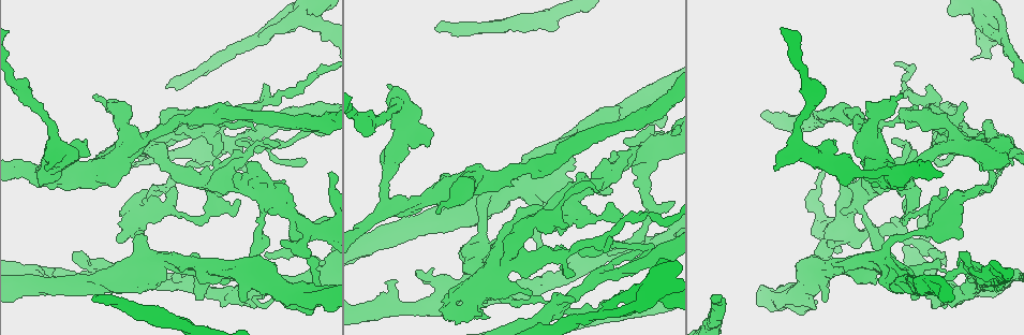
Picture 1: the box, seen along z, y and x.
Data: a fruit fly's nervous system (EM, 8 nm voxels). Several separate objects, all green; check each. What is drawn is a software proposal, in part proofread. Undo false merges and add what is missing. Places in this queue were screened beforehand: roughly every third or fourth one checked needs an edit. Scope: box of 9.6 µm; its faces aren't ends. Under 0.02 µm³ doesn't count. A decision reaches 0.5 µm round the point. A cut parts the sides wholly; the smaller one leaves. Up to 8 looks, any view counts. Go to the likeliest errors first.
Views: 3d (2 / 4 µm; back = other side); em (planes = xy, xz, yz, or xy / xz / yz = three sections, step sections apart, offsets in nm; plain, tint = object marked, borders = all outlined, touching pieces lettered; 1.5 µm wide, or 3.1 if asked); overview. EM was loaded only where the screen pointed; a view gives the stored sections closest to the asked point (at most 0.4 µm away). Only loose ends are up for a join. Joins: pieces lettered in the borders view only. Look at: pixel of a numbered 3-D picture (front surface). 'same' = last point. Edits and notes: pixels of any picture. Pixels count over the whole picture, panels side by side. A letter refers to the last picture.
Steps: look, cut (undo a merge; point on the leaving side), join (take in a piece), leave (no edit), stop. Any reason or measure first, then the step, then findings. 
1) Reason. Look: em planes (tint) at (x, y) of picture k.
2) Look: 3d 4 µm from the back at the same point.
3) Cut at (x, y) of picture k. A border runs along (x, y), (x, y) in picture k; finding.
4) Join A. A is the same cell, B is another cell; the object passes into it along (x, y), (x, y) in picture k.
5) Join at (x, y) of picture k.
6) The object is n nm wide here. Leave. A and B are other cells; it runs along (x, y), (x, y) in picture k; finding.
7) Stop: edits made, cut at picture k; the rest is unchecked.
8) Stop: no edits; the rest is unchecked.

An open end. Look: 3d 4 µm at (774, 166) of picture 1.

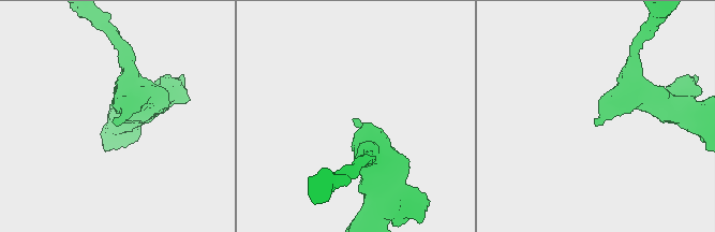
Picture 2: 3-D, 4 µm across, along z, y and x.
Shape alone is not enough. Look: em xy step 4 (borders) at (354, 120) of picture 2.

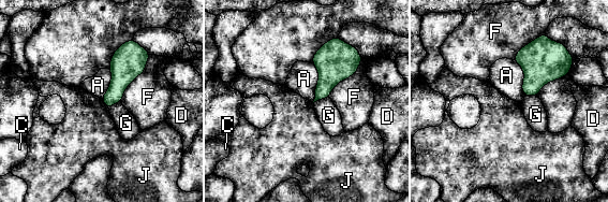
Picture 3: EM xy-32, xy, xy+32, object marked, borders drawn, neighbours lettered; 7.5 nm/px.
Another direction. Look: em planes (borders) at the same point.

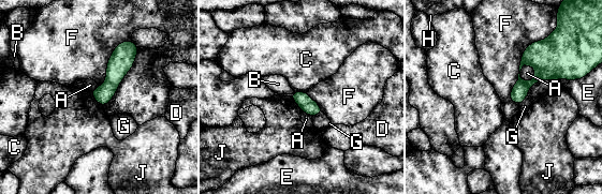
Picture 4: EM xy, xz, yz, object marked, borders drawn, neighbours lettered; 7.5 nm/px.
Leave. A, B, C, D, E, F, G, H and J are other cells; a border runs along (90, 91), (92, 96), (102, 106) in picture 4; none of them fits.

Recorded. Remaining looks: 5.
An open end. Look: 3d 4 µm at (438, 214) of picture 1.

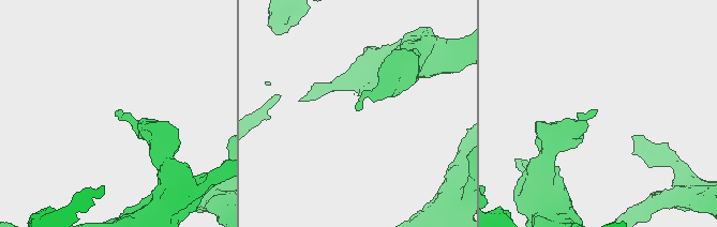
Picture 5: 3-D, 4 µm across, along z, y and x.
Look: em xy step 8 (plain) at (116, 113) of picture 5.

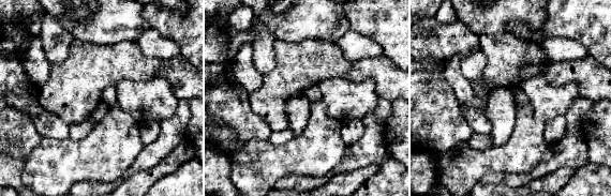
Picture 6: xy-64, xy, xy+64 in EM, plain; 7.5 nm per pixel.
See the neighbours. Look: em xy step 8 (borders) at the same point.

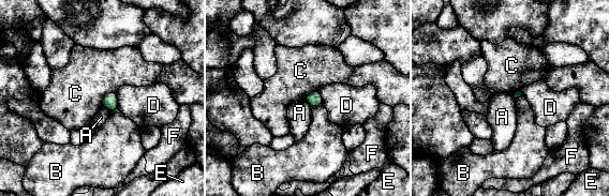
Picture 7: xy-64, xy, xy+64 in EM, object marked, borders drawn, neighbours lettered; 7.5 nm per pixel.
The longest contact is with C, 170 nm. Leave. A, B, C, D, E and F are other cells; a border runs along (303, 99), (312, 107) in picture 7; no lettered piece goes on from it.

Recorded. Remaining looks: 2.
Sharp bend. Look: 3d 4 µm at (207, 284) of picture 1.

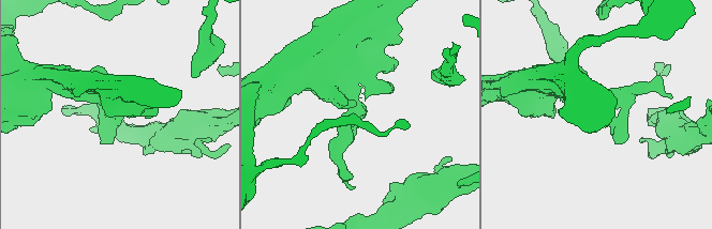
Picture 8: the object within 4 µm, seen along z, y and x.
Look: em planes (borders) at (118, 121) of picture 8.

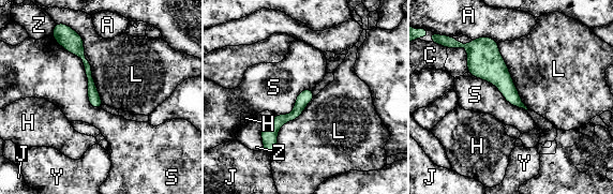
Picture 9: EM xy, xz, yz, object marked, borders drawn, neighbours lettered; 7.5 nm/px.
Leave. A, C, H, J, L, S, Y and Z are other cells; it runs along (76, 38), (99, 105) in picture 9; continuous, no second neuron.

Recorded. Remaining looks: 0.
Stop: no edits; the rest is unchecked.

